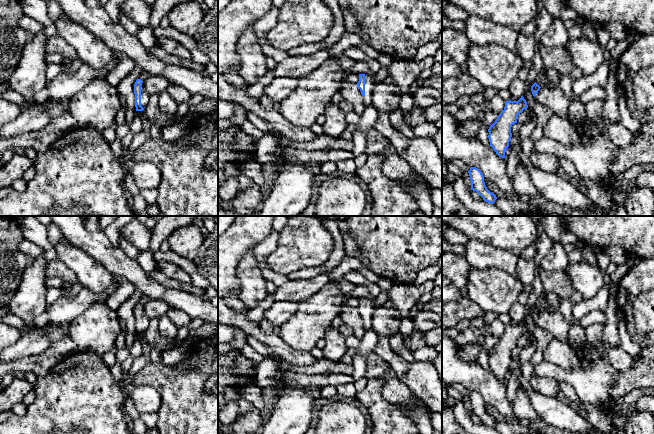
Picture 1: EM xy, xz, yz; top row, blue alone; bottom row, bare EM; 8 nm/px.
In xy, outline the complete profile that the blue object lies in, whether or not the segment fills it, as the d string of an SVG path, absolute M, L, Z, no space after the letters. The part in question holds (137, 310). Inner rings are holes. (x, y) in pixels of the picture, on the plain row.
M136 304L134 308L134 318L136 335L143 335L144 331L149 327L150 324L150 320L144 312L143 304Z

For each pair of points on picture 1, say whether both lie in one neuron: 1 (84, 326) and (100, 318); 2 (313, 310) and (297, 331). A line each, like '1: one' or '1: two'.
1: one
2: one

